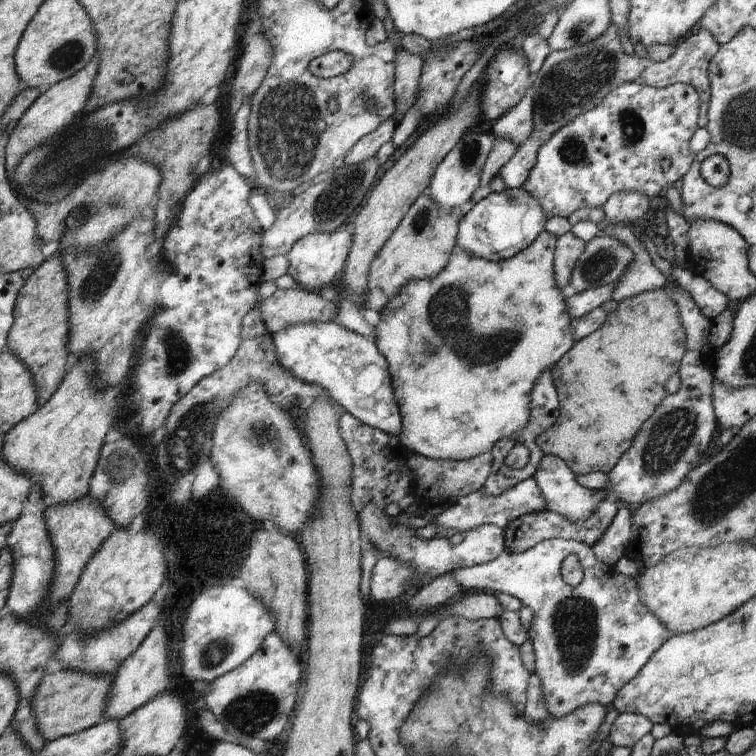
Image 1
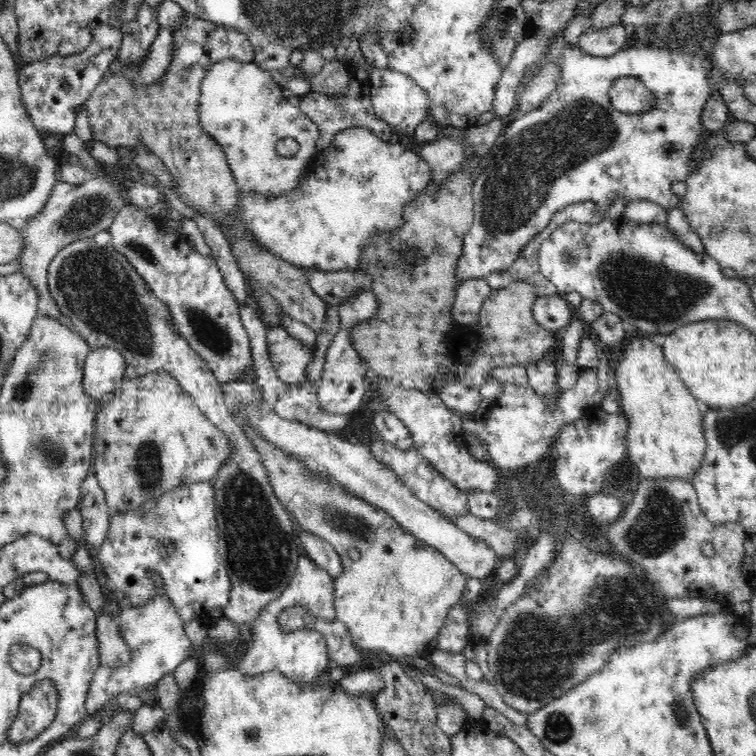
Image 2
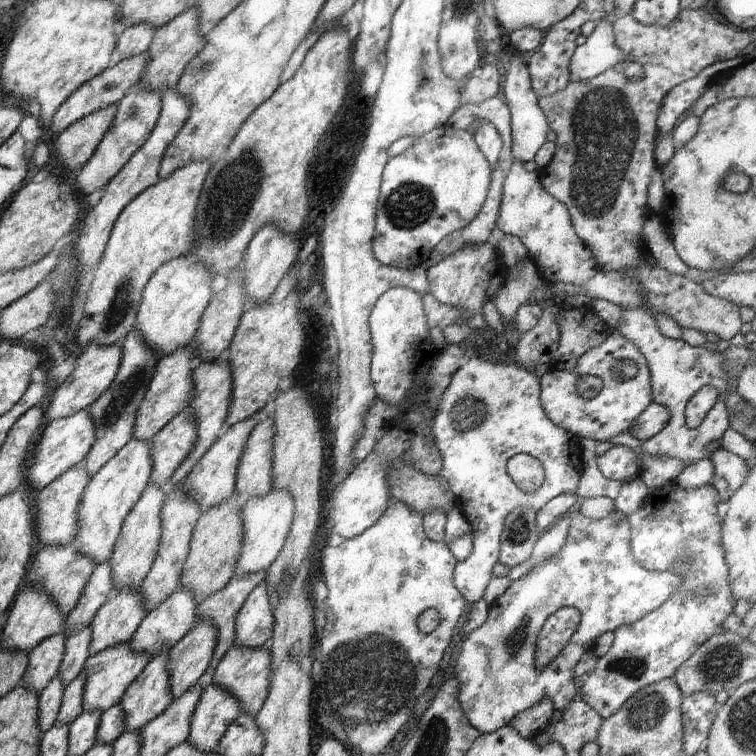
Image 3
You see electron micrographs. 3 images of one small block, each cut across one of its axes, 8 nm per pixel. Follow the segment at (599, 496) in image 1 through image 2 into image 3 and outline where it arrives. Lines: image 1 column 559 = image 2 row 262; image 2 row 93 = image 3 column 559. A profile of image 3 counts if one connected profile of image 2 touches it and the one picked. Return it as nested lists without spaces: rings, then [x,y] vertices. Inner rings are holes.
[[[617,509],[610,512],[604,520],[590,520],[576,512],[576,516],[570,520],[570,530],[562,550],[544,564],[532,568],[526,576],[511,581],[505,593],[489,605],[486,621],[480,628],[474,629],[464,641],[454,668],[456,680],[459,680],[460,708],[466,714],[469,724],[477,728],[478,732],[496,732],[510,724],[514,716],[536,706],[542,699],[550,699],[555,710],[564,711],[576,695],[574,667],[583,654],[593,650],[596,638],[608,631],[614,632],[622,624],[632,624],[640,620],[682,589],[684,578],[680,575],[668,571],[652,572],[637,564],[632,556],[630,537],[628,517]],[[564,607],[574,607],[580,611],[580,624],[570,637],[570,642],[550,662],[550,666],[538,670],[534,666],[538,634],[546,619]]]

